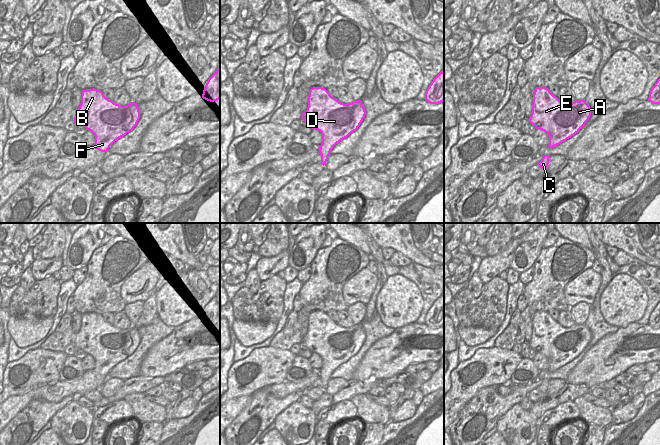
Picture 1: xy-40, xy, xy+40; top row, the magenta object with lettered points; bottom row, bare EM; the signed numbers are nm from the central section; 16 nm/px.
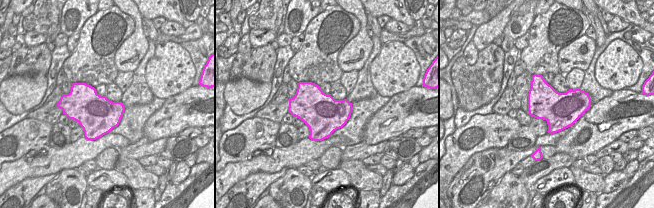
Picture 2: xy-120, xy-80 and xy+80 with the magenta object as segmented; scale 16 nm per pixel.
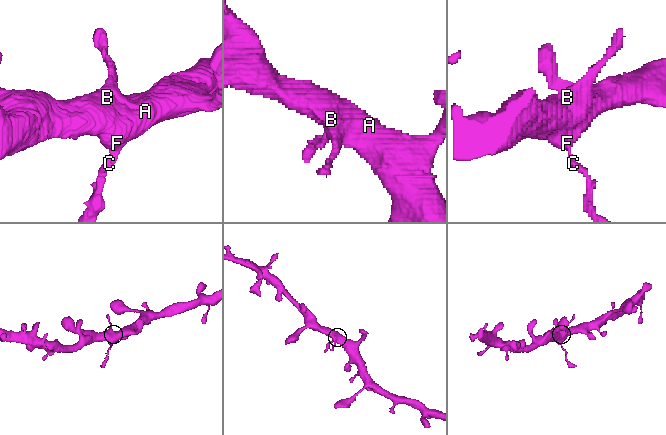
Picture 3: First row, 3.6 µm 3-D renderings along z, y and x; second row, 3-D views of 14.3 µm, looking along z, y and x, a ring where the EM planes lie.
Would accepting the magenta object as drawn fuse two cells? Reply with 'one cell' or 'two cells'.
one cell

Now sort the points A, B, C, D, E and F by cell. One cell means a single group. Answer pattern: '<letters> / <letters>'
A B C D E F

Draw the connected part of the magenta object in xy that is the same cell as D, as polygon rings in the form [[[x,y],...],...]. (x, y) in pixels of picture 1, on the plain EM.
[[[313,311],[309,315],[308,331],[301,343],[312,353],[322,358],[322,367],[318,371],[321,389],[325,389],[333,371],[356,355],[366,335],[361,324],[349,328],[339,326],[322,311]]]

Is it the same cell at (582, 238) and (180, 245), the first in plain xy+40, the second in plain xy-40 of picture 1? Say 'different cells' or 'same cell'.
different cells

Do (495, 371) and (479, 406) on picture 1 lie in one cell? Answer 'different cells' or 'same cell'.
different cells

